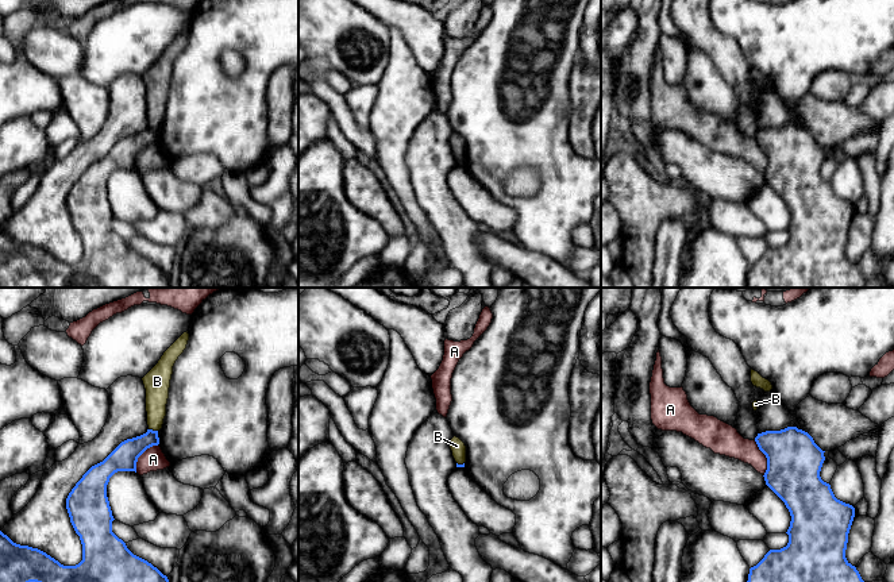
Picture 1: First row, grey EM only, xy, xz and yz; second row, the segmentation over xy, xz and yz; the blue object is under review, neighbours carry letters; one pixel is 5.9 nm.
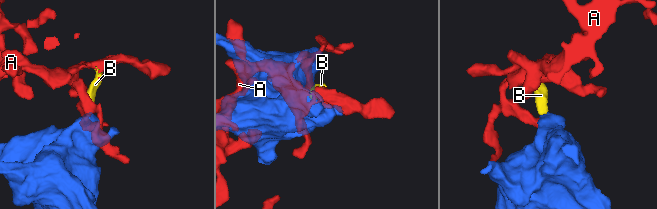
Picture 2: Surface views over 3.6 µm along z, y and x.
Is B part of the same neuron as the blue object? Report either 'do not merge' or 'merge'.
do not merge

